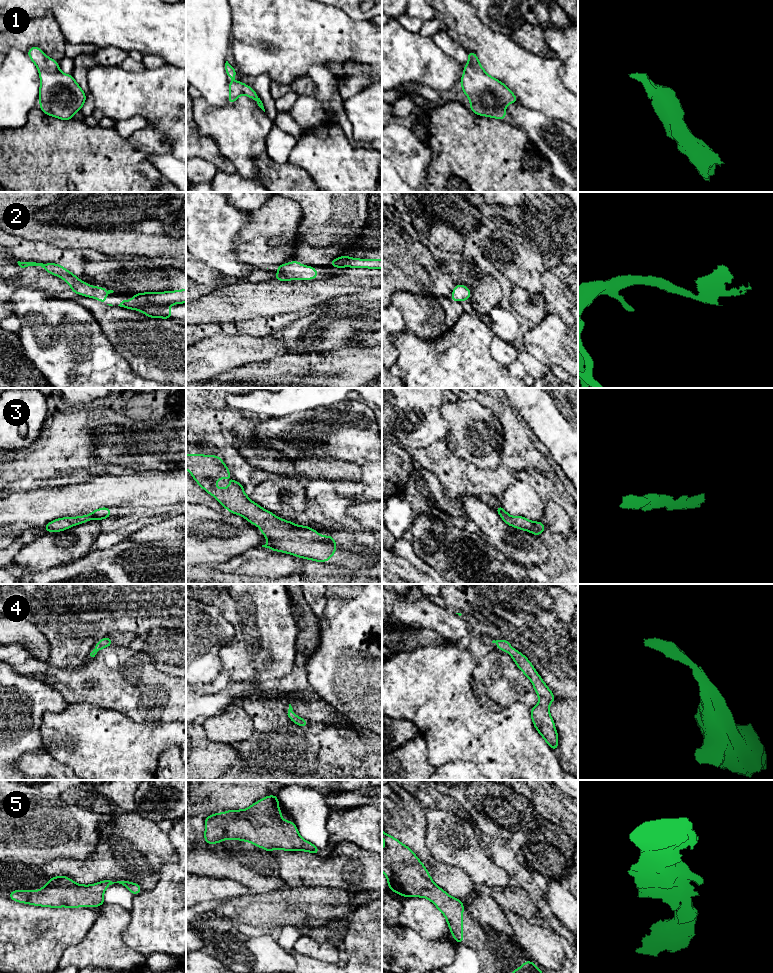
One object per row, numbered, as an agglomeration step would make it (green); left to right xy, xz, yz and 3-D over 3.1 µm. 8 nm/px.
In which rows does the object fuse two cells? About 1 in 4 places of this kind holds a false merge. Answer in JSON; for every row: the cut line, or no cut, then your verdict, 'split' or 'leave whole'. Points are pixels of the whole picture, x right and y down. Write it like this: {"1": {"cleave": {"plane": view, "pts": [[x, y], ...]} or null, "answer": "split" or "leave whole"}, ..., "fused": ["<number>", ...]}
{"1": {"cleave": null, "answer": "leave whole"}, "2": {"cleave": null, "answer": "leave whole"}, "3": {"cleave": null, "answer": "leave whole"}, "4": {"cleave": null, "answer": "leave whole"}, "5": {"cleave": null, "answer": "leave whole"}, "fused": []}

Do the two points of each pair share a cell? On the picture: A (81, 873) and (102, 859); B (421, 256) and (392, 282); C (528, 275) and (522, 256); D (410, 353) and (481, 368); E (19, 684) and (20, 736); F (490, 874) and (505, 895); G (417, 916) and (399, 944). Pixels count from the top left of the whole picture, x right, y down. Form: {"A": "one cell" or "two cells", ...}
{"A": "one cell", "B": "one cell", "C": "one cell", "D": "one cell", "E": "one cell", "F": "two cells", "G": "two cells"}

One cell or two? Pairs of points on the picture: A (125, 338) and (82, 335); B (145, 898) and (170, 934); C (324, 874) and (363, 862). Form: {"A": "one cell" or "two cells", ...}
{"A": "two cells", "B": "one cell", "C": "one cell"}

